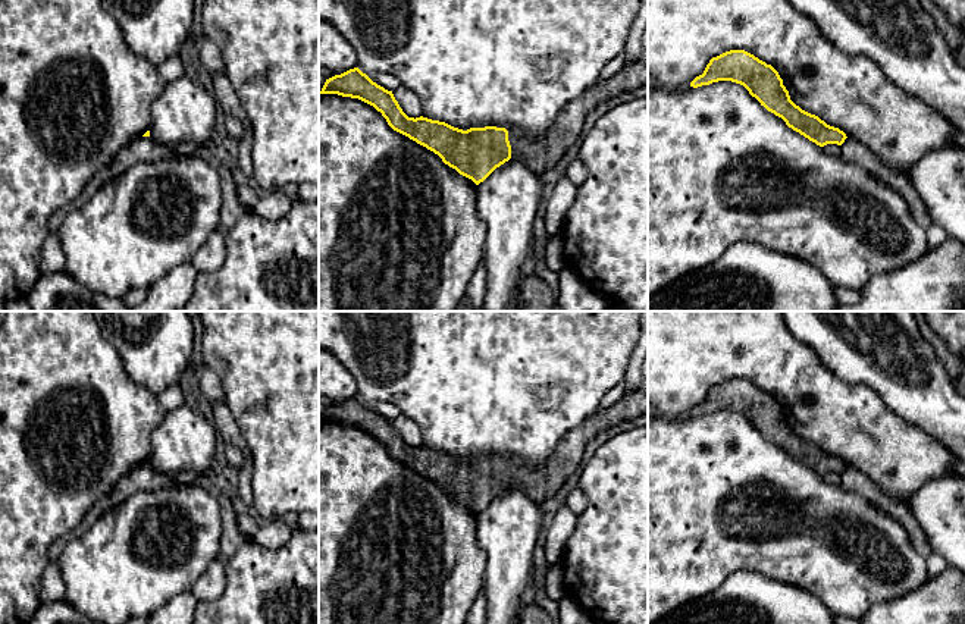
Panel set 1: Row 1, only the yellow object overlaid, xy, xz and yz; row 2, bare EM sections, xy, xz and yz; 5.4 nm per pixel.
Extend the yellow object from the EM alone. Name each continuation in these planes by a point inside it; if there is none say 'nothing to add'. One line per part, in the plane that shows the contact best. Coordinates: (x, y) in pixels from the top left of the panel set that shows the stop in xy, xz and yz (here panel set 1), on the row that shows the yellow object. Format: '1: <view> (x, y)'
1: xz (539, 154)

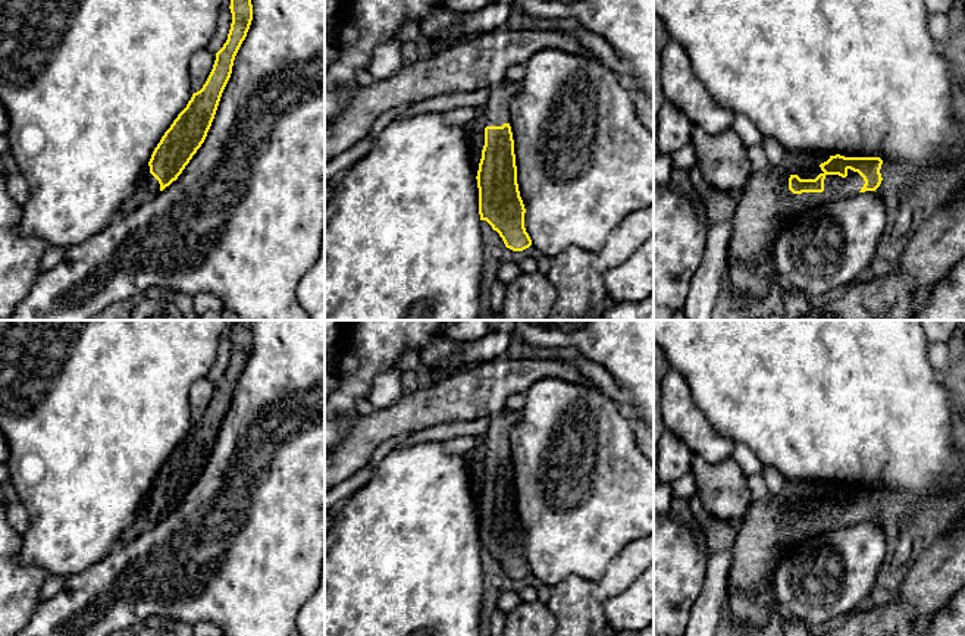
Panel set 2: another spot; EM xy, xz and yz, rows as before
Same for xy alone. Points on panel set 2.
1: xy (147, 187)

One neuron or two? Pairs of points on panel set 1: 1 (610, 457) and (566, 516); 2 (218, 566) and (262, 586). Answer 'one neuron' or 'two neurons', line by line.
1: two neurons
2: two neurons

